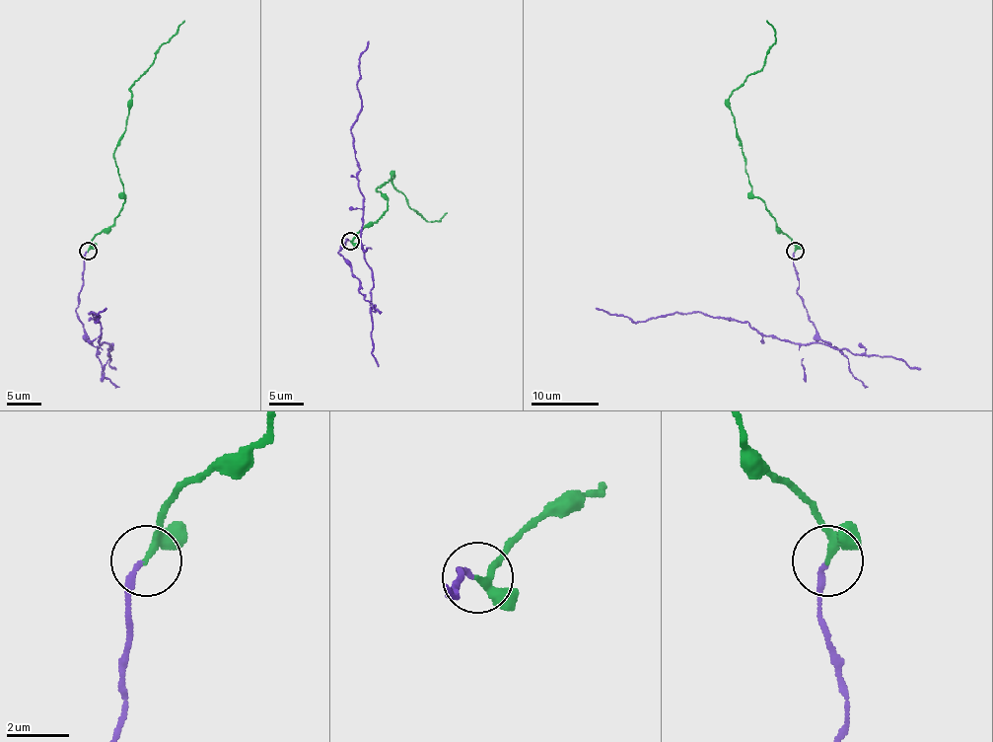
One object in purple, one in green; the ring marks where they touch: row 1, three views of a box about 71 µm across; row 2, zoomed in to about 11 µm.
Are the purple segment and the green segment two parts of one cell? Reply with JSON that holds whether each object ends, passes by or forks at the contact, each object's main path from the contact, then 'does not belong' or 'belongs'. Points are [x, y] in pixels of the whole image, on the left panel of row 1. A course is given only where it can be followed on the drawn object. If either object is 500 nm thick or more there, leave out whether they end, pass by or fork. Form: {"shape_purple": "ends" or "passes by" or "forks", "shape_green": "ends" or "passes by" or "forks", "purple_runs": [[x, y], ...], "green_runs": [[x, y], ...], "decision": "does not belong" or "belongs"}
{"shape_purple": "ends", "shape_green": "passes by", "purple_runs": [[87, 252], [75, 310], [101, 352], [111, 347], [98, 341], [101, 325], [89, 313], [96, 322], [106, 308]], "green_runs": [[87, 252], [91, 241], [114, 222], [124, 202], [114, 151], [126, 125], [131, 85], [184, 20]], "decision": "belongs"}

